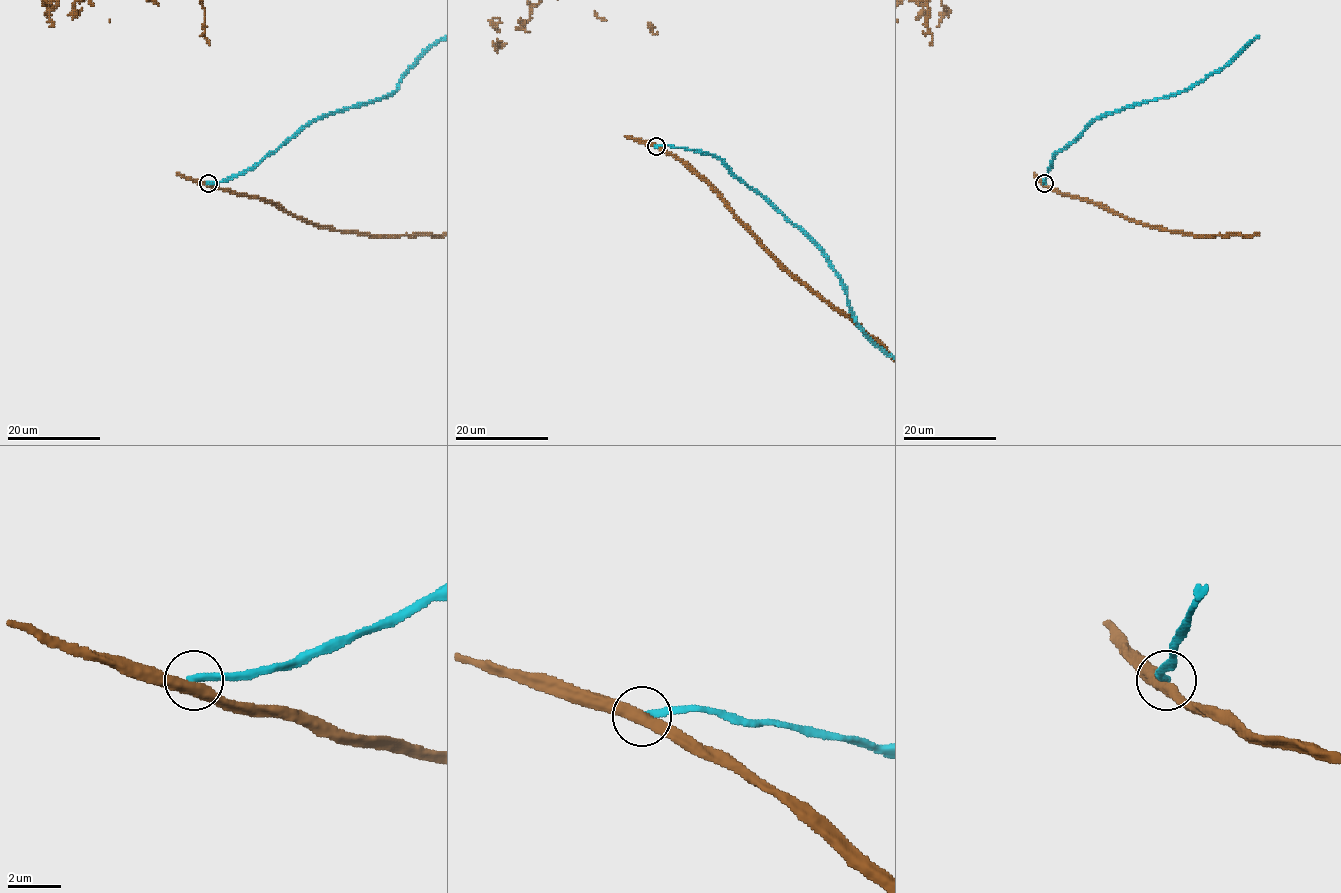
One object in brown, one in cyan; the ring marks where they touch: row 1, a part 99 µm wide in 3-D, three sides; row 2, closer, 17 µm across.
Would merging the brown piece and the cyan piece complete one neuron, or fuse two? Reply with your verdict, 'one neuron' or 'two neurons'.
two neurons

